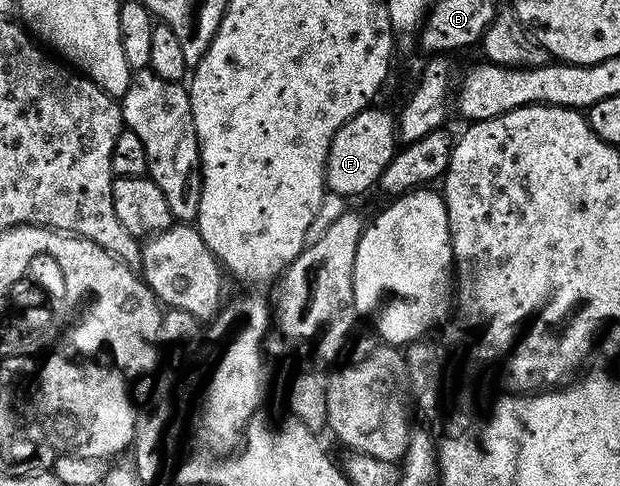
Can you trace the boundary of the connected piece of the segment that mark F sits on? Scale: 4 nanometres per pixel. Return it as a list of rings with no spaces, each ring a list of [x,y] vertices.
[[[370,105],[364,111],[355,113],[341,128],[331,137],[327,157],[325,158],[325,185],[332,194],[342,197],[349,195],[361,195],[378,186],[383,169],[392,161],[395,152],[398,150],[397,125],[392,114],[388,115],[378,105]]]

